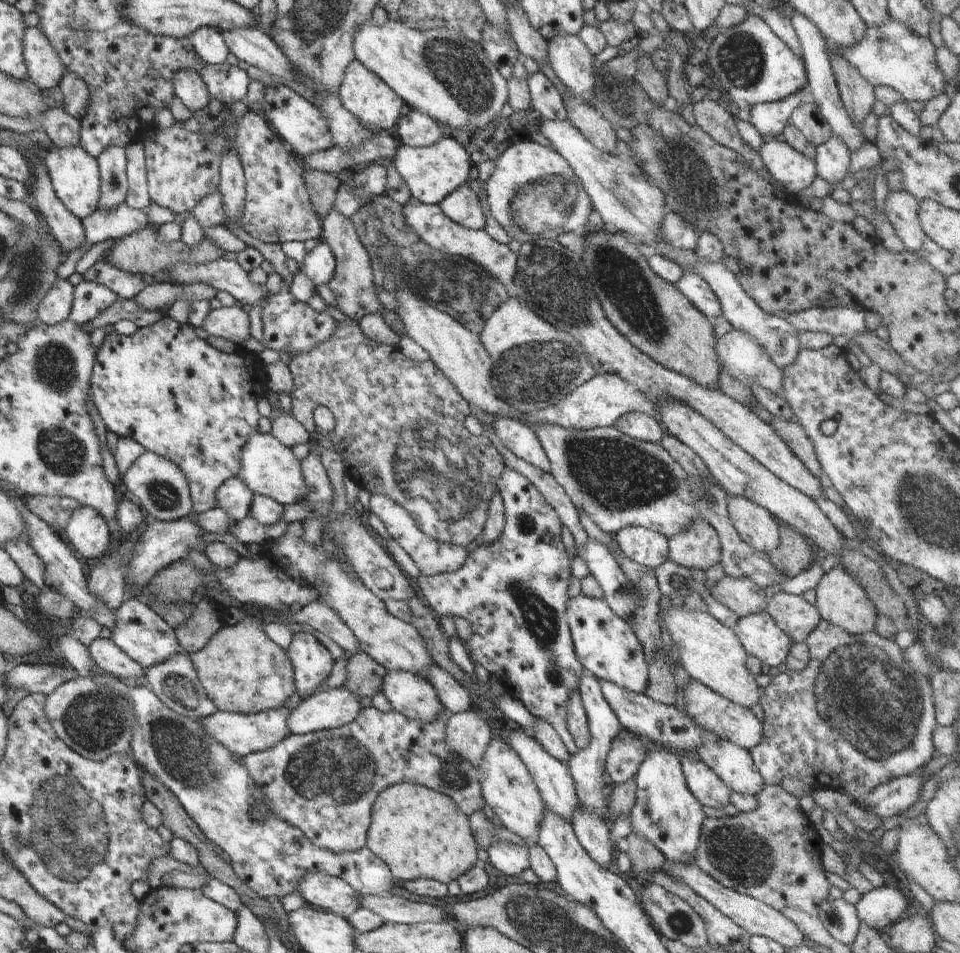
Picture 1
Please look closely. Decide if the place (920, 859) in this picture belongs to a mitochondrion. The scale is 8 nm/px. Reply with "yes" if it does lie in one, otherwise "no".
no

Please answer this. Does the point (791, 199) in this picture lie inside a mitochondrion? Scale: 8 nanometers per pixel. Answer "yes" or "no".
no

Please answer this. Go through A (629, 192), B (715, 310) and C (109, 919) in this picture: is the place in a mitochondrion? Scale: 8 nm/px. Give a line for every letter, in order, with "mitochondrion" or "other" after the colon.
A: mitochondrion
B: other
C: other

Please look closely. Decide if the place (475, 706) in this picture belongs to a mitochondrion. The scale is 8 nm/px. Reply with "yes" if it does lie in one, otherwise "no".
no

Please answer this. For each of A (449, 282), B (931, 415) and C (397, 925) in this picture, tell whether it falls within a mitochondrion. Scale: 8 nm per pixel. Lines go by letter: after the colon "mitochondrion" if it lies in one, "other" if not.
A: mitochondrion
B: other
C: other

